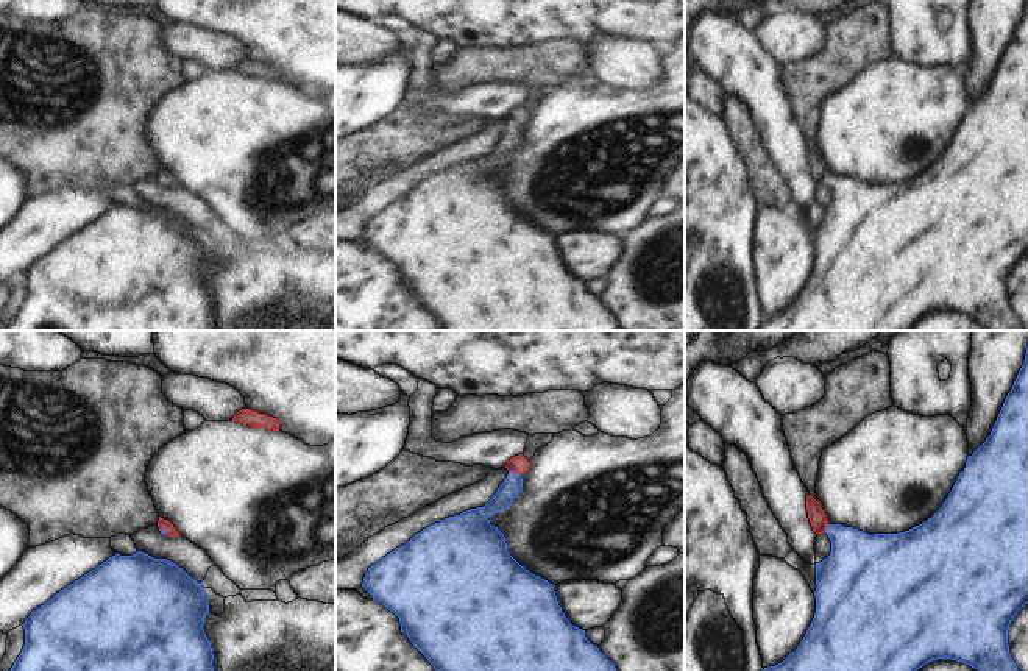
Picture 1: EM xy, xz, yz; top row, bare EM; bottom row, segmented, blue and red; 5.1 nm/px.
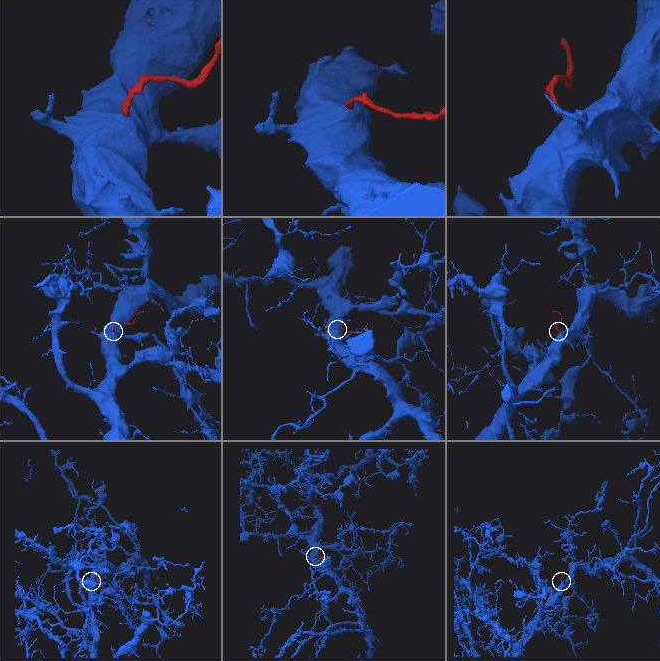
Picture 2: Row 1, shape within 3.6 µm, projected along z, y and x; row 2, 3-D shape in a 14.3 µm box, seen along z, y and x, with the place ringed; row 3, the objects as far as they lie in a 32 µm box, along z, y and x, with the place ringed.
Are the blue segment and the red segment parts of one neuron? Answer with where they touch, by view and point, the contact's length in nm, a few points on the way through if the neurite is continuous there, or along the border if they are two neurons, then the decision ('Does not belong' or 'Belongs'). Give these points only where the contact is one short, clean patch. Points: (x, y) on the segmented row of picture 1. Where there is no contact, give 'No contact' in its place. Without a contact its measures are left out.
Touches blue at xz (515, 473). Shared border 70 nm. Path across: xz (510, 487), (515, 473), (518, 464). Belongs

